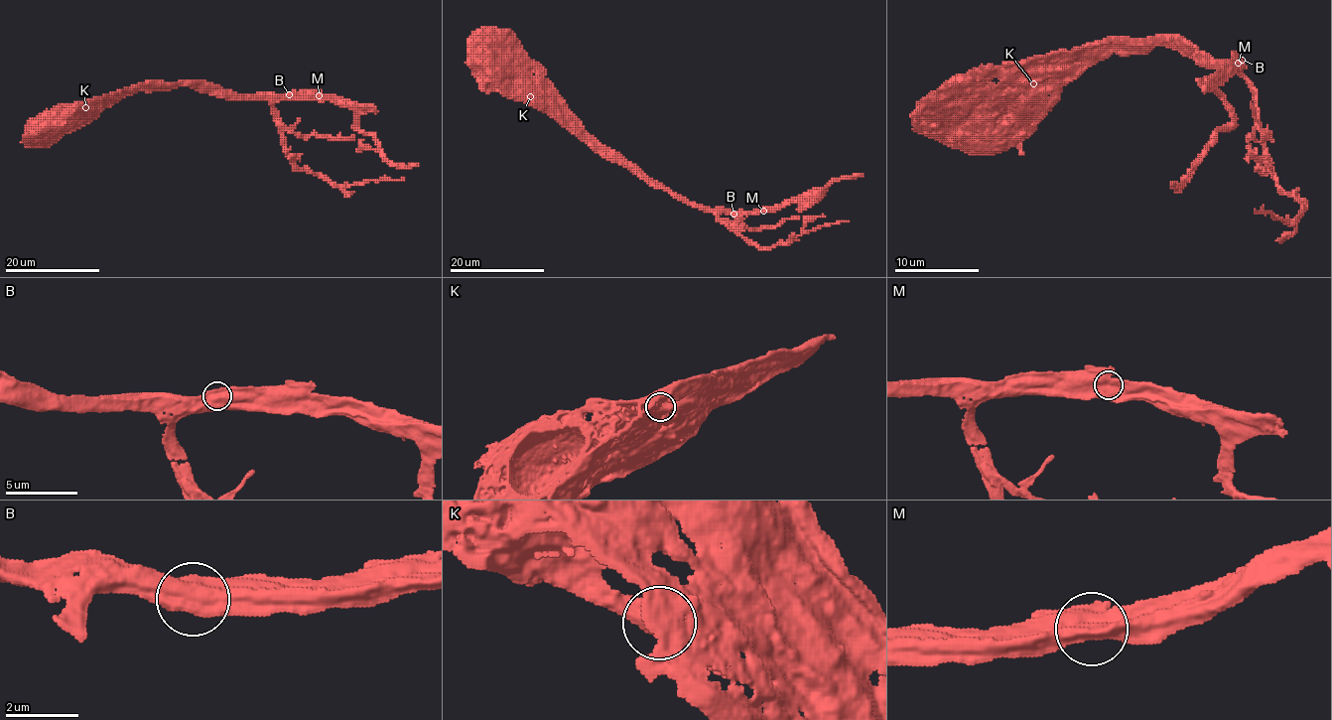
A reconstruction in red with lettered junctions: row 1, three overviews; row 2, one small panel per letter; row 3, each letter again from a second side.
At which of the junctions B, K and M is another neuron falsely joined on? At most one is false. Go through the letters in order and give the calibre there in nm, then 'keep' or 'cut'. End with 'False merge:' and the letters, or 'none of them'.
B: 650 nm | keep
K: 700 nm | keep
M: 700 nm | keep
False merge: none of them

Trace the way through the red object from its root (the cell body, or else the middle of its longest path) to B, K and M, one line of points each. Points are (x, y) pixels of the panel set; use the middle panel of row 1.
B: (485, 67), (521, 73), (589, 141), (614, 152), (642, 177), (692, 203), (733, 214)
K: (485, 67), (494, 72), (506, 73), (530, 96)
M: (485, 67), (500, 72), (521, 73), (589, 141), (614, 152), (642, 177), (678, 196), (710, 209), (762, 212)

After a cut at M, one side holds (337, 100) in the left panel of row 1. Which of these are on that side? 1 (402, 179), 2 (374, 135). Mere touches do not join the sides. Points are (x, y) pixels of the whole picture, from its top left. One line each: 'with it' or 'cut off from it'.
1: cut off from it
2: with it

